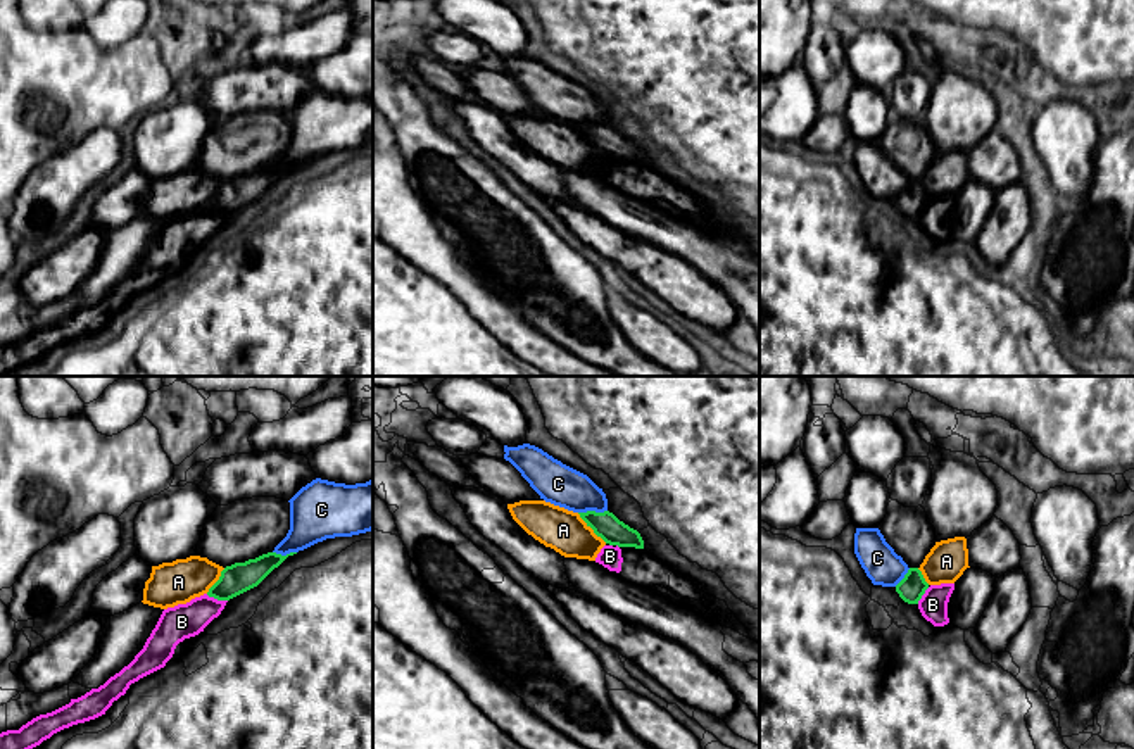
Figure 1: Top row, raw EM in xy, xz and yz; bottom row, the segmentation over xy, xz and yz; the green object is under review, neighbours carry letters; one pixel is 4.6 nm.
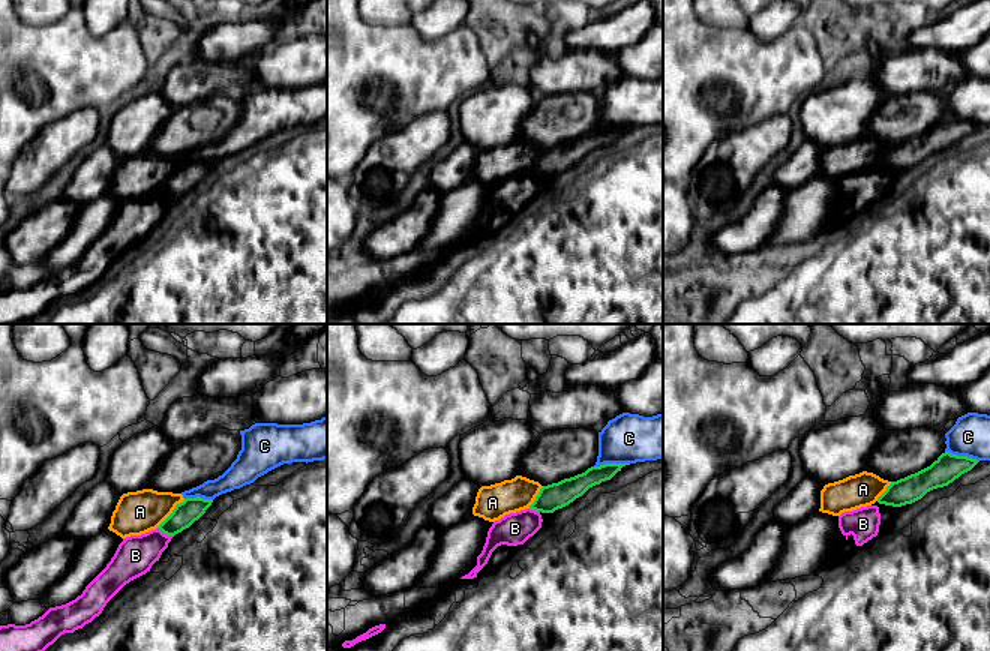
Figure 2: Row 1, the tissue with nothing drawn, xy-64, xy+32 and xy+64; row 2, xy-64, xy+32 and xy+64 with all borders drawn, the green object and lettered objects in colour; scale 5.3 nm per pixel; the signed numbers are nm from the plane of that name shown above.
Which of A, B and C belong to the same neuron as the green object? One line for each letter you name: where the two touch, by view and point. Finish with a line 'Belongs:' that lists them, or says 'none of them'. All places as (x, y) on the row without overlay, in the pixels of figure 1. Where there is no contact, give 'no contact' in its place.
Belongs: none of them

